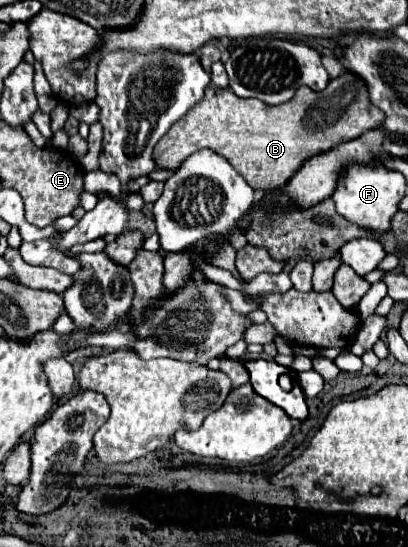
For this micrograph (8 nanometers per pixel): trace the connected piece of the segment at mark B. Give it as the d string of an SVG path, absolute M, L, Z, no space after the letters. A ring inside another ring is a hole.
M352 73L332 79L320 93L300 87L296 95L282 105L266 105L258 99L240 99L230 89L210 85L202 103L196 103L154 147L158 169L176 171L188 155L200 149L212 149L226 157L252 189L274 191L302 167L302 163L320 151L330 151L342 141L352 141L372 127L380 127L384 113L368 99L366 85Z

